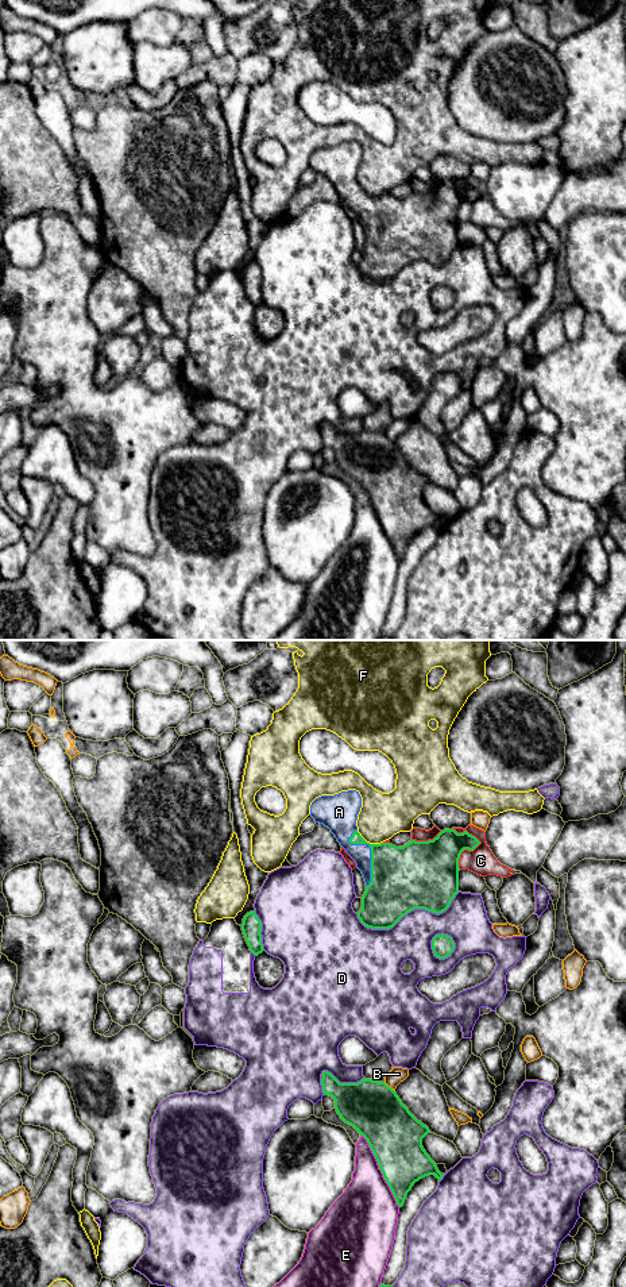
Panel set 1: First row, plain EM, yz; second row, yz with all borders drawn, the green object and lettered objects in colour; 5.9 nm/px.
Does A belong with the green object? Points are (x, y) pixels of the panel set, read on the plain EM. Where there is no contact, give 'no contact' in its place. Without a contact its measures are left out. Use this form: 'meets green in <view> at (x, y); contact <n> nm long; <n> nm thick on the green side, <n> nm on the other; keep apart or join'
meets green in yz at (371, 203); contact 360 nm long; 380 nm thick on the green side, 170 nm on the other; join

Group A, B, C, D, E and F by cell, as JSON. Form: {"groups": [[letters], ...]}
{"groups": [["A"], ["B"], ["C"], ["D"], ["E"], ["F"]]}

